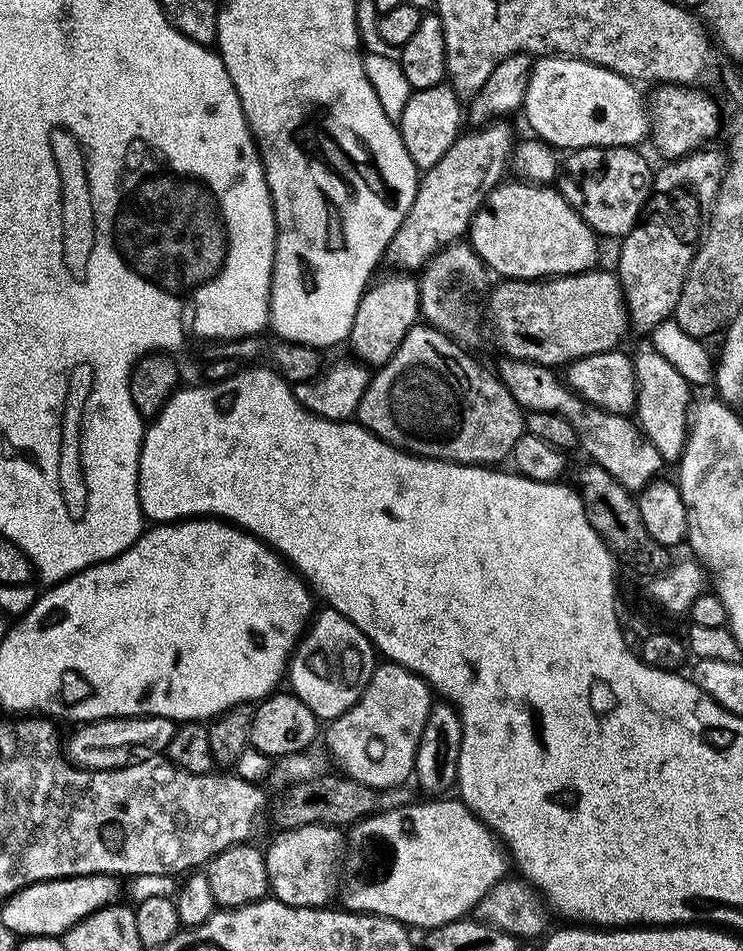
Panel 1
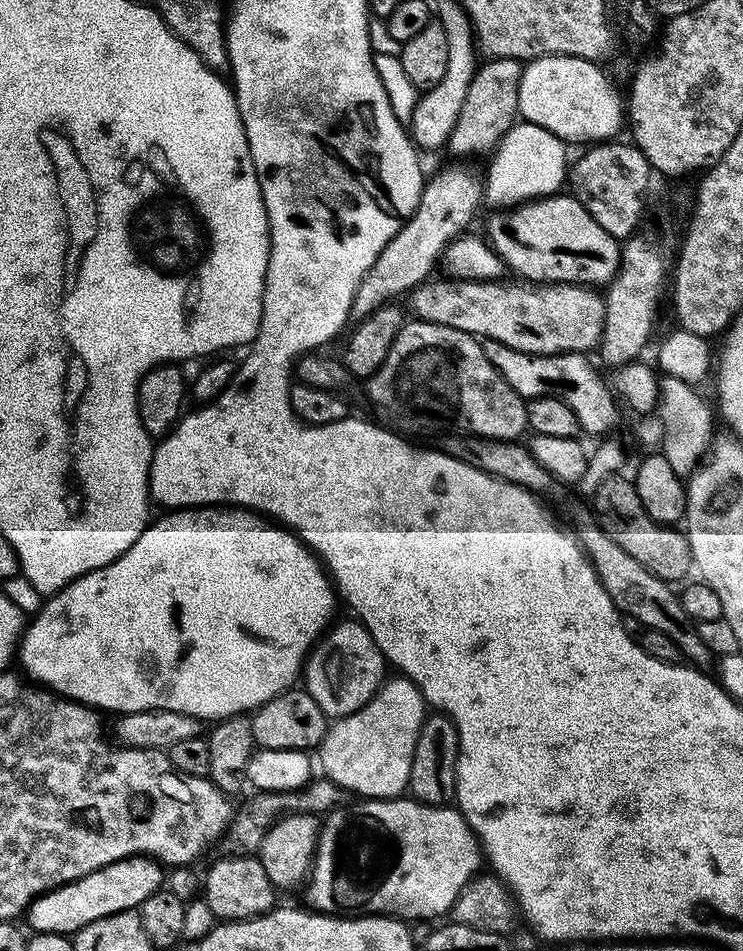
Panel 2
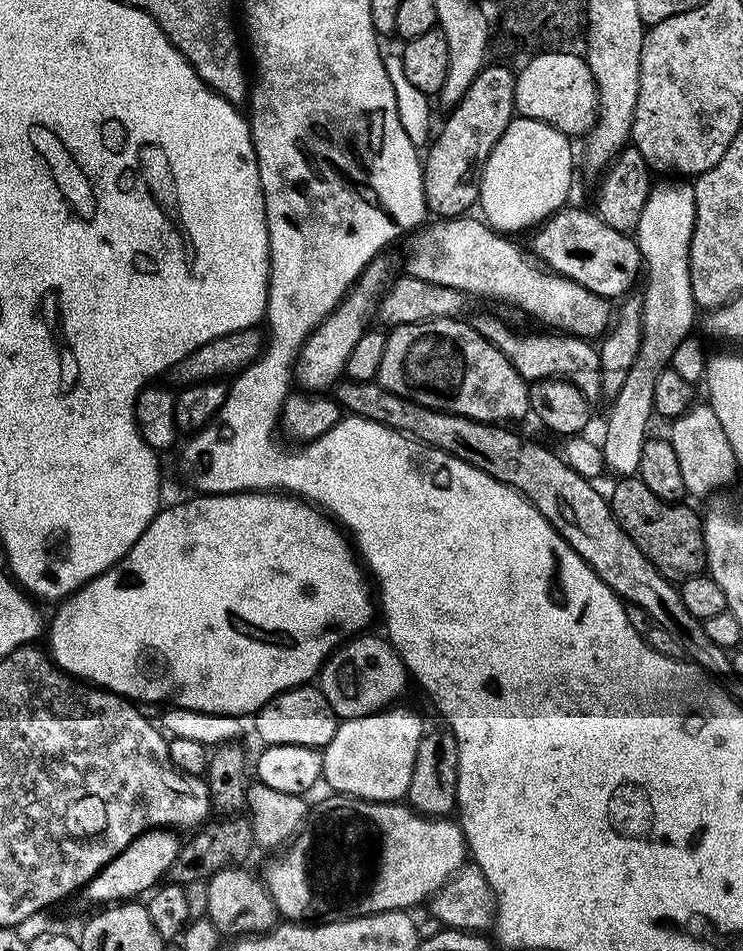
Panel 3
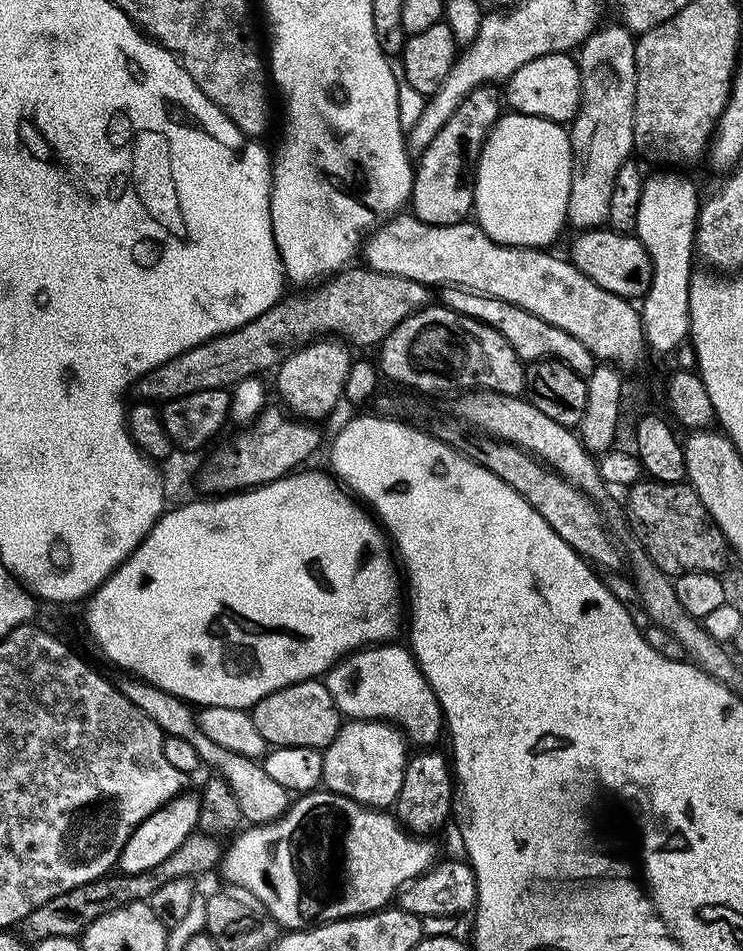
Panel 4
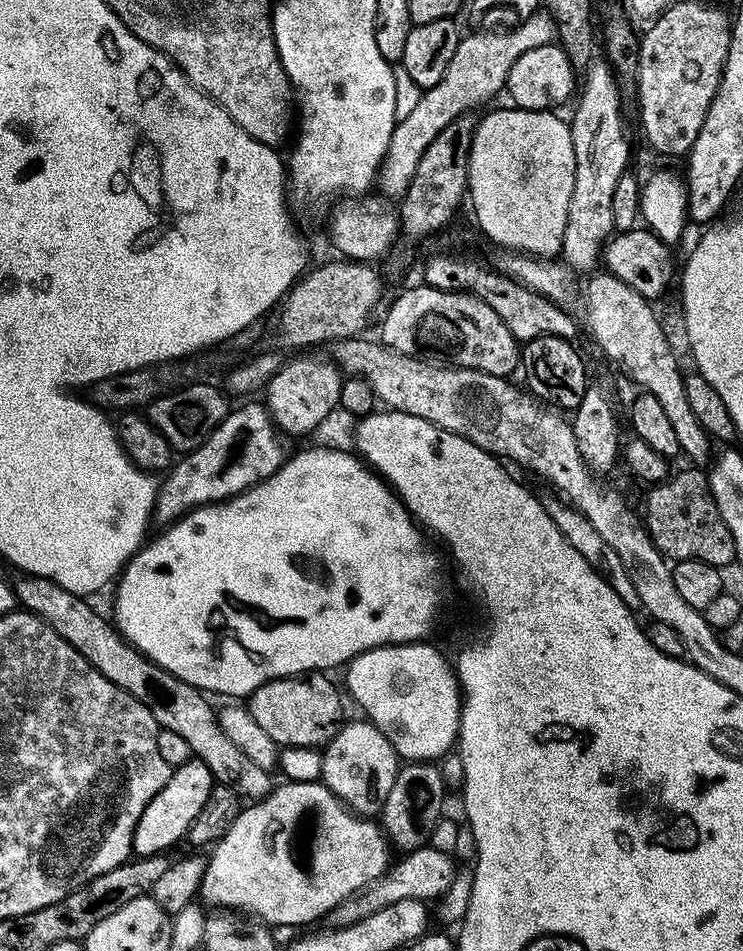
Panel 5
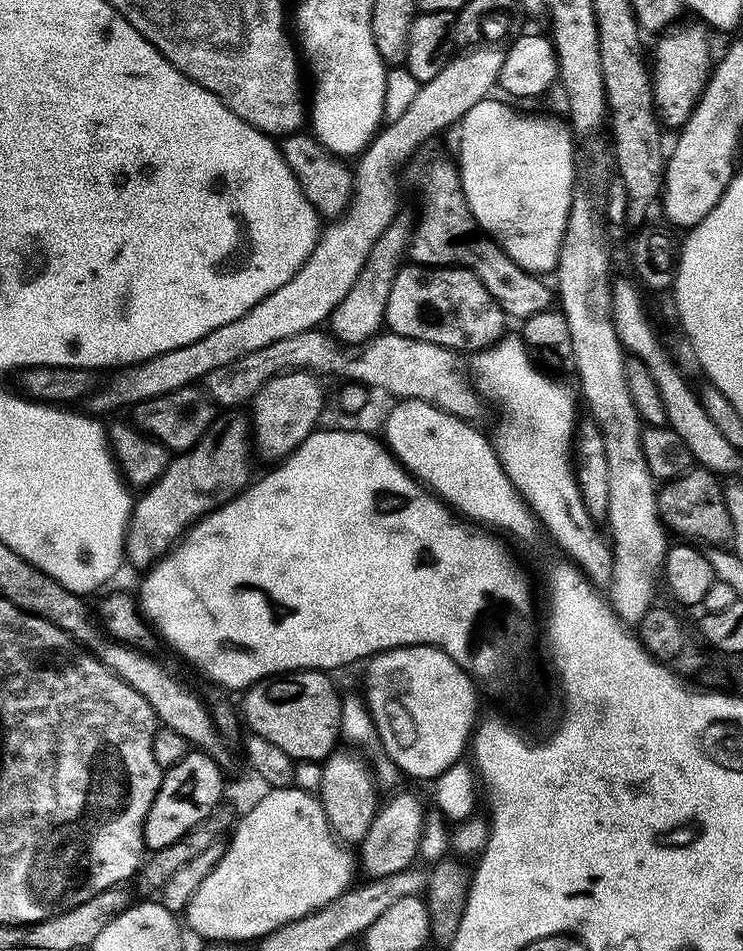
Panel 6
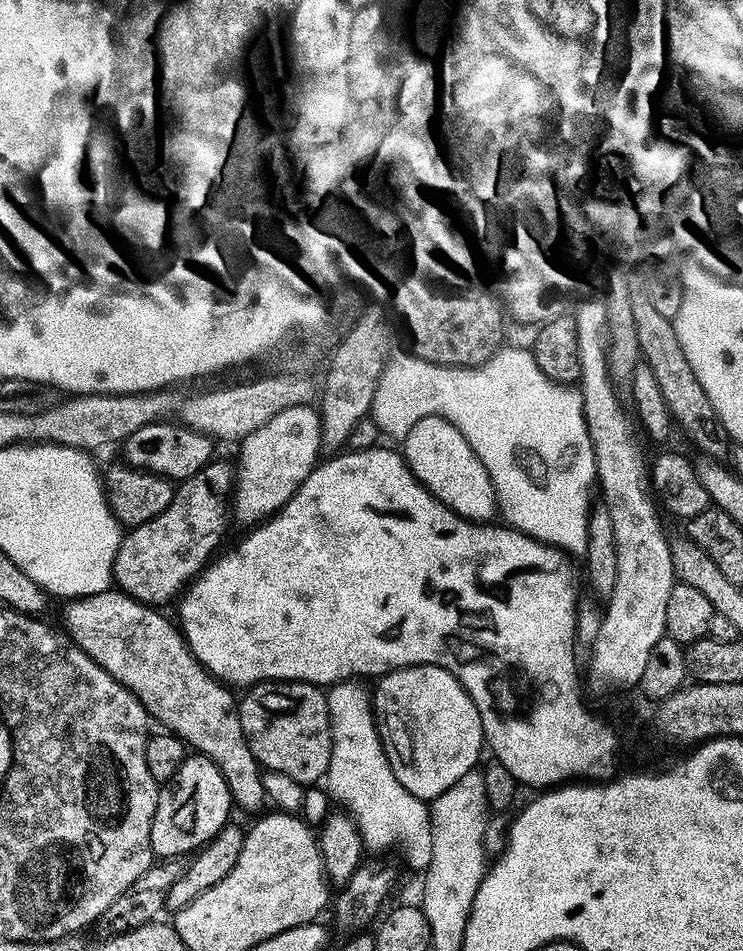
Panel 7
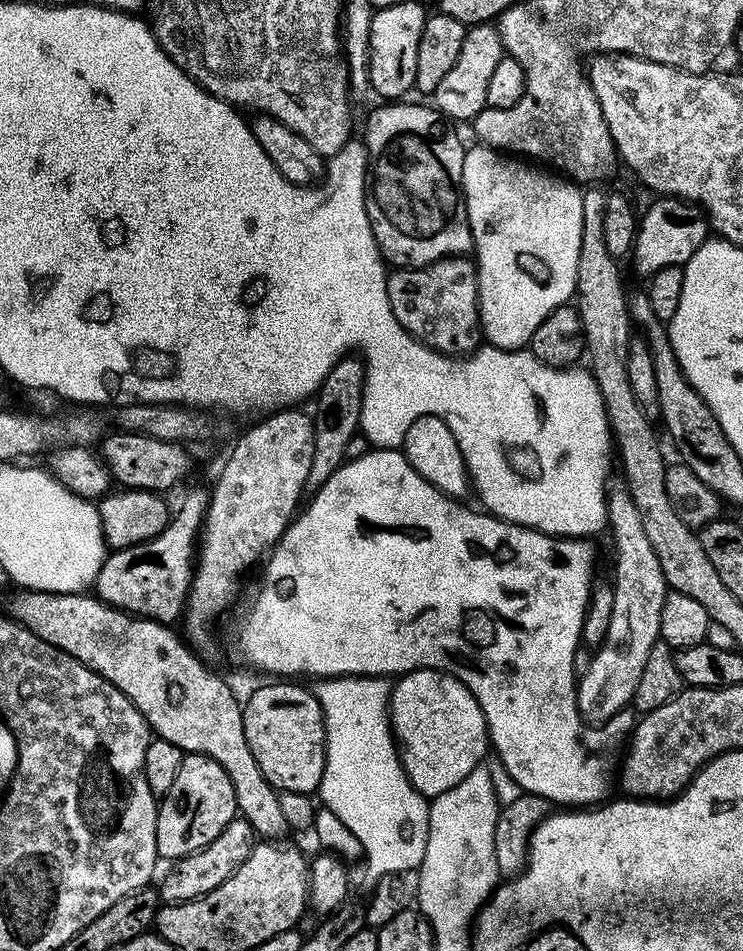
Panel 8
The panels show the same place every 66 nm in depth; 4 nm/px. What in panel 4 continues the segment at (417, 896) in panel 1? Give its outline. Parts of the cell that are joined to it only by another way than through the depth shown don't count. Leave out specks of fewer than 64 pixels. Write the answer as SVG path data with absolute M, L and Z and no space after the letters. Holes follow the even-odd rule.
M329 790L297 795L278 819L245 827L231 840L232 845L223 849L219 871L224 871L229 885L245 888L284 930L304 930L323 920L381 911L397 899L405 884L428 871L437 859L436 848L428 838L407 830L391 811L365 807Z

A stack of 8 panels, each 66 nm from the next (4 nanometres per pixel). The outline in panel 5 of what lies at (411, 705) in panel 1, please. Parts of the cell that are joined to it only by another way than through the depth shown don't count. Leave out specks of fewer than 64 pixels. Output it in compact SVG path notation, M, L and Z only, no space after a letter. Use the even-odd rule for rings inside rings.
M361 720L345 723L322 752L321 781L340 802L357 815L375 817L395 782L400 762L389 740L371 724Z

